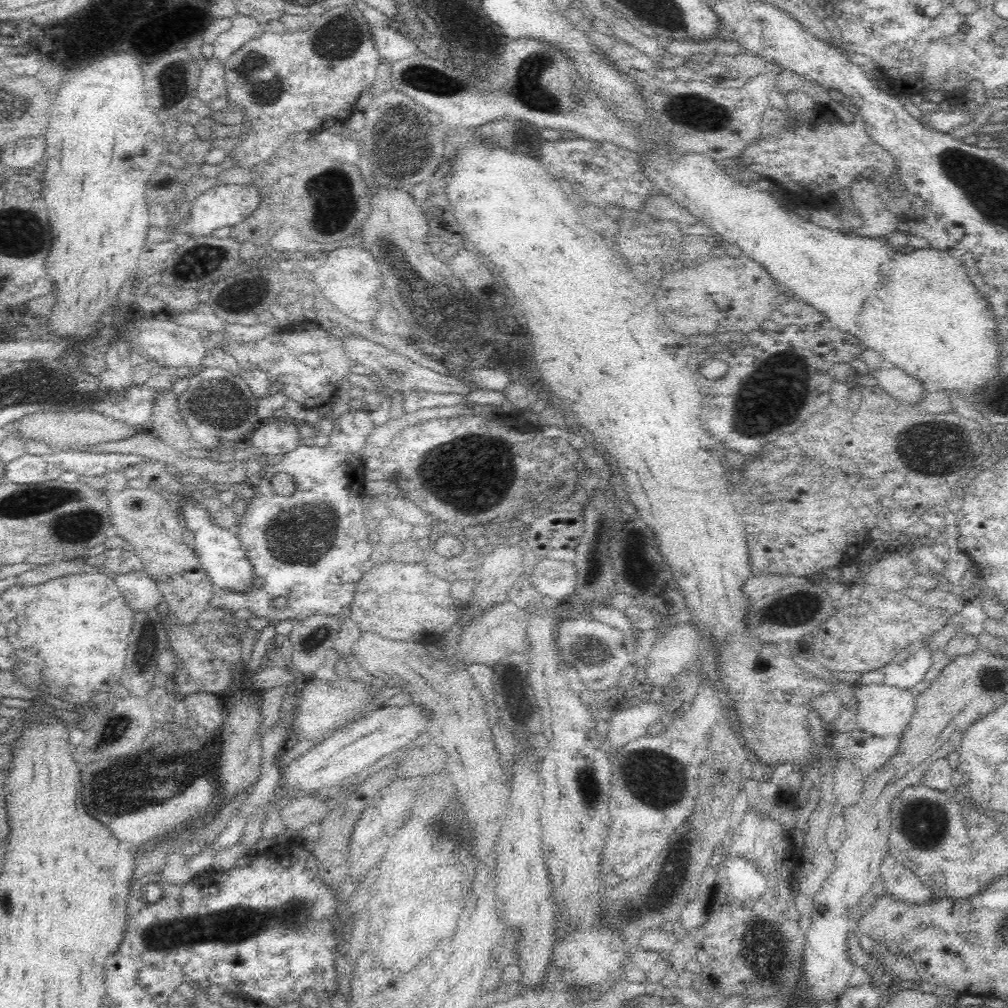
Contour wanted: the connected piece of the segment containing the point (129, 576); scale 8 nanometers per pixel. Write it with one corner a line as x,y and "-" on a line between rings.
144,569
110,576
134,612
152,610
163,600
157,582

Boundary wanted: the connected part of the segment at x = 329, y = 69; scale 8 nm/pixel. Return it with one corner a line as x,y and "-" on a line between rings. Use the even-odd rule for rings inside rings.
338,6
309,19
310,24
304,29
273,32
265,28
230,54
225,62
226,95
229,105
235,108
238,132
230,140
229,148
212,148
205,158
206,164
218,164
229,155
236,158
237,166
242,168
261,166
284,140
292,140
292,134
306,130
320,132
344,122
356,110
360,92
374,85
374,71
382,60
371,31
375,24
370,23
356,6

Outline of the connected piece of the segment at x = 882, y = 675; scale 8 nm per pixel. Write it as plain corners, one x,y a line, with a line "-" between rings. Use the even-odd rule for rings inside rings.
914,641
904,652
898,653
892,662
875,671
861,673
858,683
888,685
910,690
924,680
932,664
932,651
929,641

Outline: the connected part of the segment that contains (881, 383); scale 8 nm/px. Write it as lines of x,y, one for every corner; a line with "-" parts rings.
884,364
878,370
869,370
868,374
872,375
878,381
878,386
895,400
918,405
925,394
926,388
916,378
911,378
892,365

